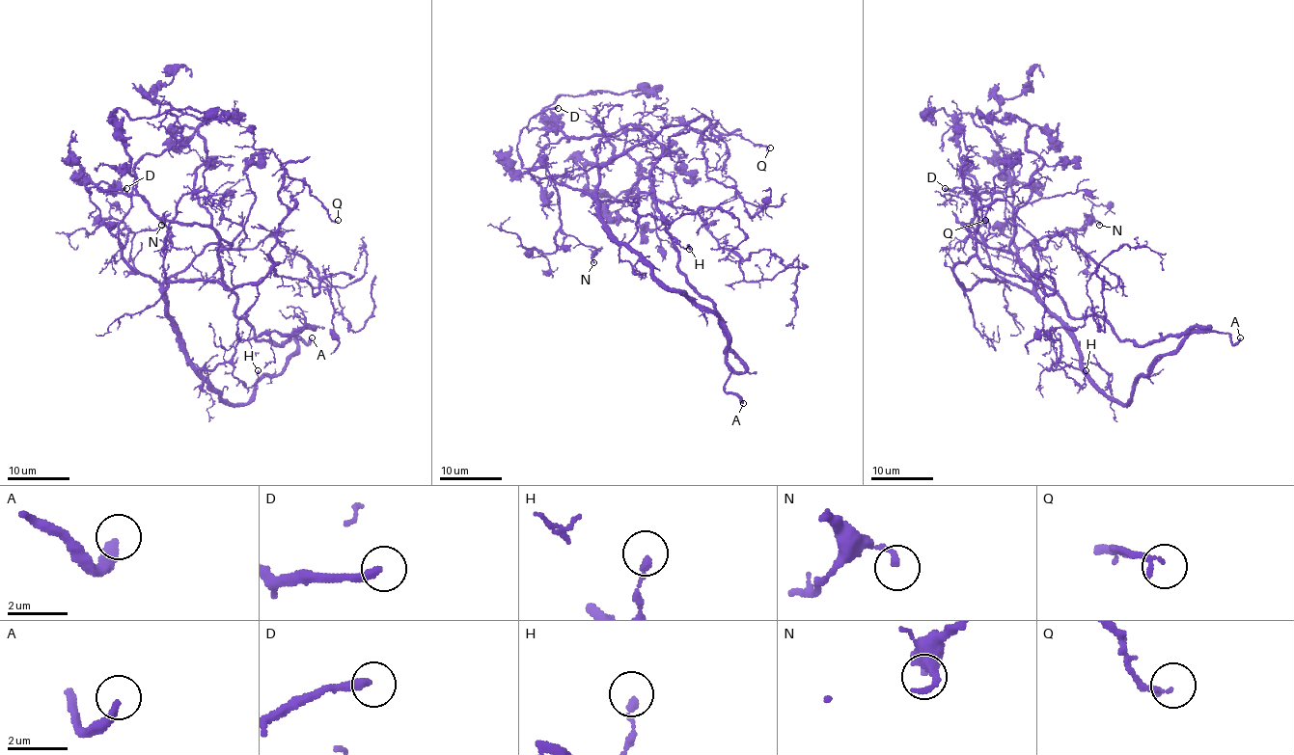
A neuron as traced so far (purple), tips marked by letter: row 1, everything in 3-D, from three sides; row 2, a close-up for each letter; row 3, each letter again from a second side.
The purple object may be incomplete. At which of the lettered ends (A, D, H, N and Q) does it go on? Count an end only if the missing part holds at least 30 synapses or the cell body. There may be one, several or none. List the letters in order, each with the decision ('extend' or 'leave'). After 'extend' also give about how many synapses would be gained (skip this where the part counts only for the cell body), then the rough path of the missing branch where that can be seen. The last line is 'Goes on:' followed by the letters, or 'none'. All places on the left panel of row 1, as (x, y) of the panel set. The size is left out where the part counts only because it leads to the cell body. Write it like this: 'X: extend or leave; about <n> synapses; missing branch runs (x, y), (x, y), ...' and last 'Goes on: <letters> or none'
A: extend
D: leave
H: leave
N: leave
Q: leave
Goes on: A

